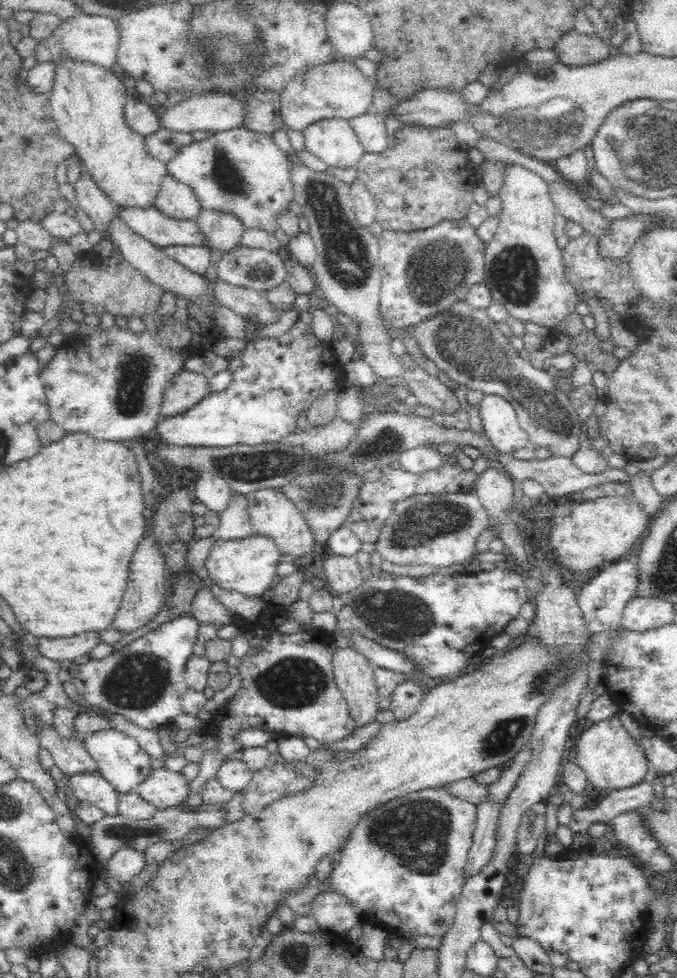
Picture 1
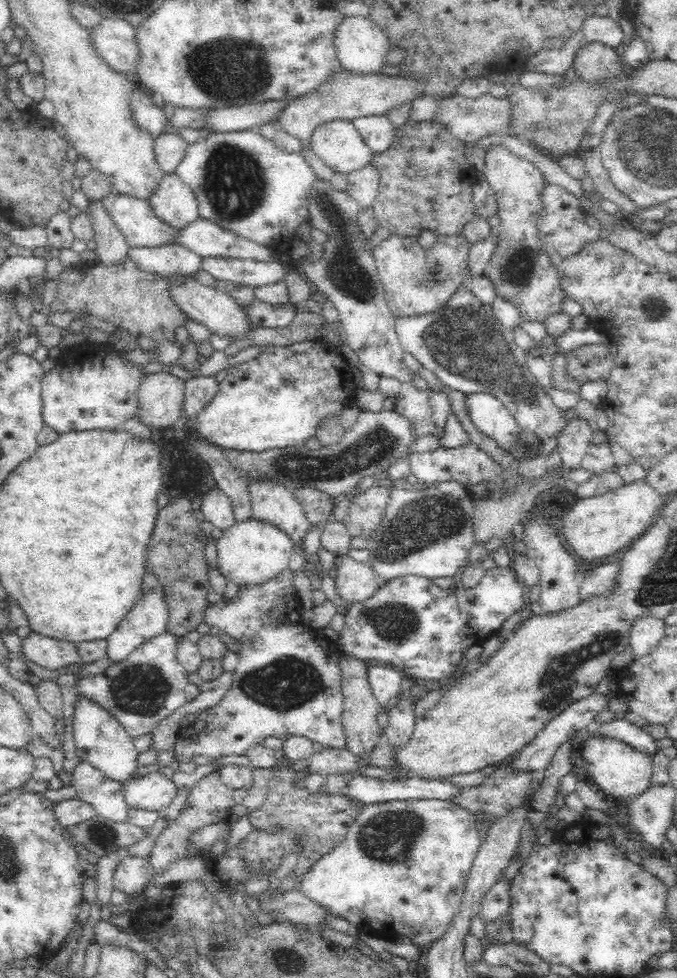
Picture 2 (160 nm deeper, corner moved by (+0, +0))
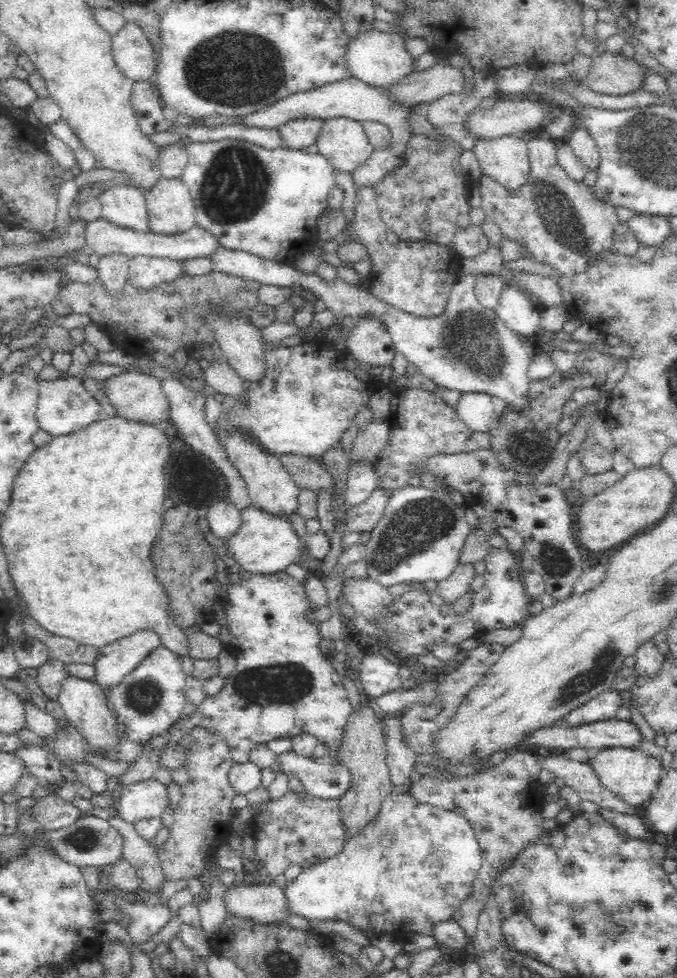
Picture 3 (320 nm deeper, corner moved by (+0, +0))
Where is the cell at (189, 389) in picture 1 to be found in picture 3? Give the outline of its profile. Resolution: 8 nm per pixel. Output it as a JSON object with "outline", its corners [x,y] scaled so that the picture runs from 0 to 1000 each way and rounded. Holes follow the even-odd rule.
{"outline":[[[183,380],[176,384],[165,384],[155,389],[155,404],[160,411],[170,417],[171,424],[202,429],[205,433],[225,433],[241,436],[251,428],[248,408],[239,402],[238,391],[227,384],[216,384],[204,380]]]}

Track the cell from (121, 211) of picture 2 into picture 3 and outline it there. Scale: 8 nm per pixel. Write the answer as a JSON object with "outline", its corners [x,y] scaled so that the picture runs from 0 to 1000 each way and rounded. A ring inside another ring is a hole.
{"outline":[[[170,189],[146,198],[151,223],[199,237],[220,237],[213,196],[192,189]]]}

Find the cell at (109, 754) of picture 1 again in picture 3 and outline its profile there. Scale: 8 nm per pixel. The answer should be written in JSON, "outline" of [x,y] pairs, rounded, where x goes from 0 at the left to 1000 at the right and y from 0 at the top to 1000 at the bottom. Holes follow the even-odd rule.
{"outline":[[[100,689],[89,701],[83,717],[89,719],[96,734],[100,734],[100,737],[118,747],[133,764],[162,770],[171,766],[171,763],[176,763],[173,732],[160,719],[158,711],[139,695],[120,694]]]}

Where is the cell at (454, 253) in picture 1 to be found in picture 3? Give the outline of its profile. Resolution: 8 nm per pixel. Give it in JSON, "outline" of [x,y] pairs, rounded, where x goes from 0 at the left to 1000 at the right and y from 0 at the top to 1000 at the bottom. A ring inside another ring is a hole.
{"outline":[[[532,190],[526,194],[523,213],[523,226],[513,228],[514,237],[520,239],[524,247],[533,248],[547,259],[549,277],[547,280],[549,301],[554,305],[570,309],[576,314],[603,319],[614,324],[650,323],[659,317],[662,305],[666,303],[668,294],[678,286],[682,263],[677,258],[674,262],[662,262],[659,270],[653,270],[653,252],[650,249],[632,248],[628,246],[595,246],[588,247],[585,252],[576,252],[572,246],[575,237],[570,228],[563,224],[557,207],[554,206],[554,194],[551,190]]]}

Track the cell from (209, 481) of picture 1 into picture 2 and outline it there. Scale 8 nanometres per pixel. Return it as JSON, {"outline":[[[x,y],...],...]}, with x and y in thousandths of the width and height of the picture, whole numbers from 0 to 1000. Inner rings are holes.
{"outline":[[[313,497],[307,503],[298,505],[297,511],[297,522],[304,528],[303,533],[313,535],[318,540],[331,544],[349,536],[340,510],[325,498]]]}

